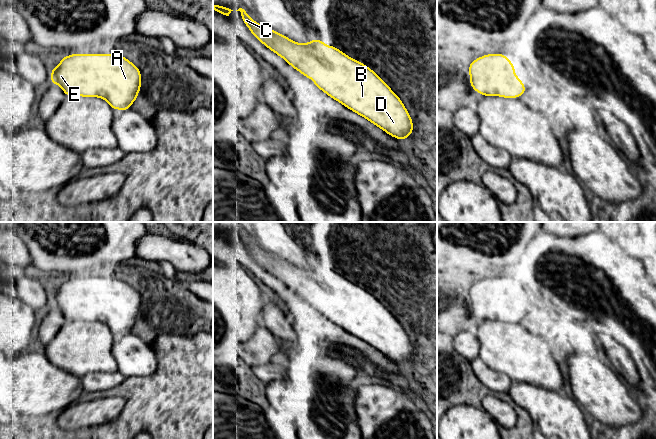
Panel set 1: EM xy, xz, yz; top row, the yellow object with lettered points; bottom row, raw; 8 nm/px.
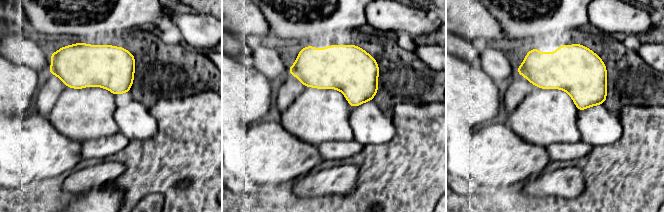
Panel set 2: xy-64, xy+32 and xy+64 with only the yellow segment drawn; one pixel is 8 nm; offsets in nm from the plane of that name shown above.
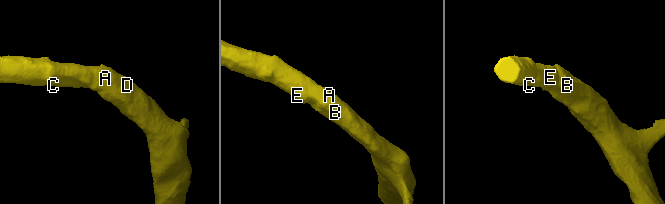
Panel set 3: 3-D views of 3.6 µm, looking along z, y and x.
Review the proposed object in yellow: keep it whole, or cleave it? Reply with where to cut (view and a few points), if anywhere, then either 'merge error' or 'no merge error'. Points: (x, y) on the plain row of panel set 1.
cut none; no merge error

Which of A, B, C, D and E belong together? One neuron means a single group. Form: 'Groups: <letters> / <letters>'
Groups: A B C D E

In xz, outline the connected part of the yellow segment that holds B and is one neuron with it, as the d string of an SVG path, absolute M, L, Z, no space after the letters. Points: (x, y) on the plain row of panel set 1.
M239 232L236 235L241 236L243 246L258 265L283 282L303 300L312 303L315 310L328 320L394 362L404 364L412 358L414 354L412 342L401 323L372 293L350 282L335 270L327 270L320 263L313 263L306 268L300 268L255 246L244 233Z

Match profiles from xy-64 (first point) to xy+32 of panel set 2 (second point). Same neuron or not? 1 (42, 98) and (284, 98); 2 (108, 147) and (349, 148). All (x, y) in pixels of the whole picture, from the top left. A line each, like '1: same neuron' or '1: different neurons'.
1: same neuron
2: same neuron

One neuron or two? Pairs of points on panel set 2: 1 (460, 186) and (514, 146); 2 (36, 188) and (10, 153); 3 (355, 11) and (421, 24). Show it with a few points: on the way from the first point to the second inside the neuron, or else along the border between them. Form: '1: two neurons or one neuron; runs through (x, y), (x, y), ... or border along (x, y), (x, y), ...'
1: two neurons; border along (456, 174), (463, 179)
2: two neurons; border along (63, 174), (40, 180)
3: two neurons; border along (365, 10), (367, 23)

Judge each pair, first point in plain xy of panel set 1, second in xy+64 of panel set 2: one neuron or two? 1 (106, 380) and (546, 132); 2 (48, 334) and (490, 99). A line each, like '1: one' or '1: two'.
1: two
2: two

